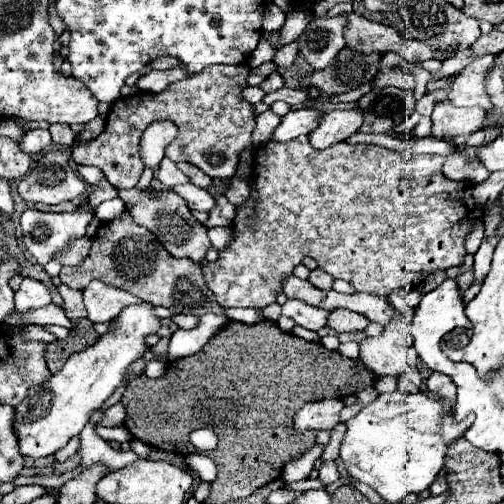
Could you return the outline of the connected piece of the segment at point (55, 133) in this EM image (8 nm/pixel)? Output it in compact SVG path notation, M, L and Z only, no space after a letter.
M50 124L49 132L53 136L53 142L63 144L63 146L71 146L75 142L75 134L70 126L65 124Z

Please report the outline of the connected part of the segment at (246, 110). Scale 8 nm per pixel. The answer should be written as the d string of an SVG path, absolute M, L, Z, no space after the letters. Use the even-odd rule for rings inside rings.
M213 64L213 66L197 72L197 76L189 76L185 80L169 84L159 94L139 92L139 94L127 96L127 98L119 98L117 102L113 102L111 112L107 114L107 124L105 124L105 130L101 132L101 136L93 138L91 142L85 142L85 144L77 146L71 154L71 158L77 164L89 164L89 166L97 166L99 170L103 170L105 178L115 188L133 188L137 184L137 180L141 178L139 176L141 174L141 170L139 170L139 138L141 138L143 130L155 120L171 120L171 122L177 124L179 134L165 148L165 156L169 160L195 164L197 168L201 168L211 178L233 178L233 174L239 166L237 156L243 148L251 146L251 130L255 126L253 104L249 104L241 96L241 90L247 86L247 80L245 80L247 74L249 74L249 68L245 64L235 64L235 66L227 66L227 64L217 64L215 66Z

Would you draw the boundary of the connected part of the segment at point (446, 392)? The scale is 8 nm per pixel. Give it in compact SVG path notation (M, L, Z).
M433 372L433 374L427 378L425 386L427 386L427 390L435 392L439 398L443 398L443 400L449 402L449 404L453 404L455 398L457 398L457 392L455 392L455 384L453 384L453 380L451 380L449 376L441 374L441 372Z

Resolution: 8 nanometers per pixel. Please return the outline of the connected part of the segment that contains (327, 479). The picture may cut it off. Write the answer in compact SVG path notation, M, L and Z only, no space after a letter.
M325 462L325 464L319 468L319 480L321 480L325 486L337 482L337 480L339 480L337 464L335 464L335 462Z

